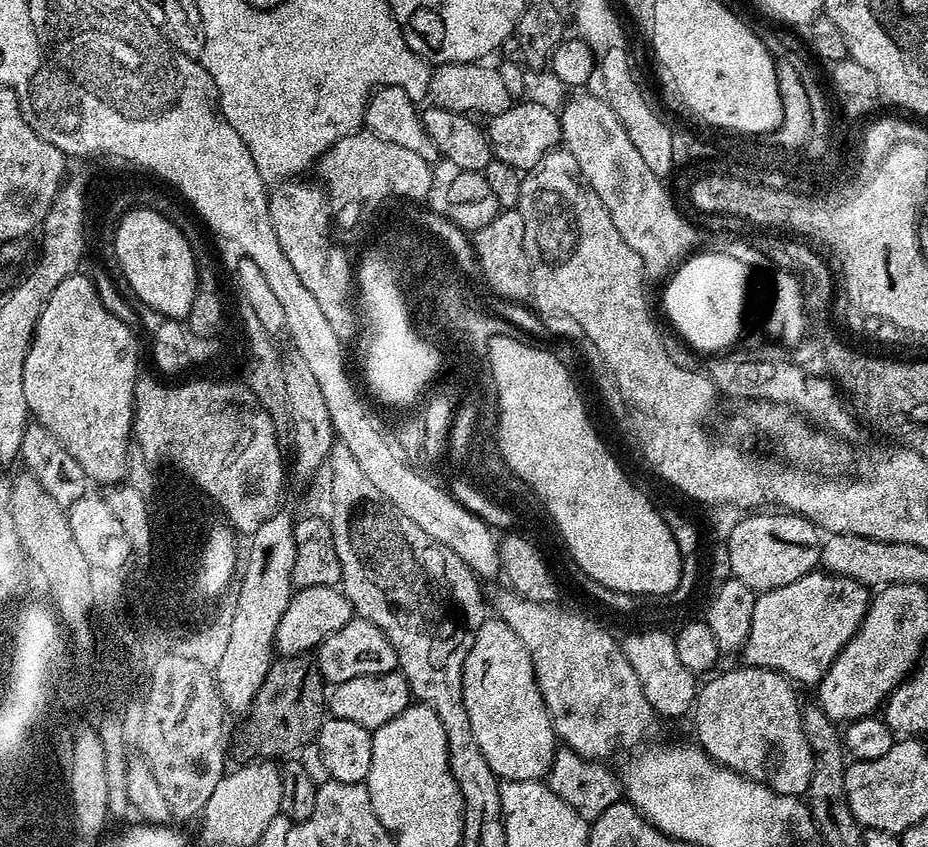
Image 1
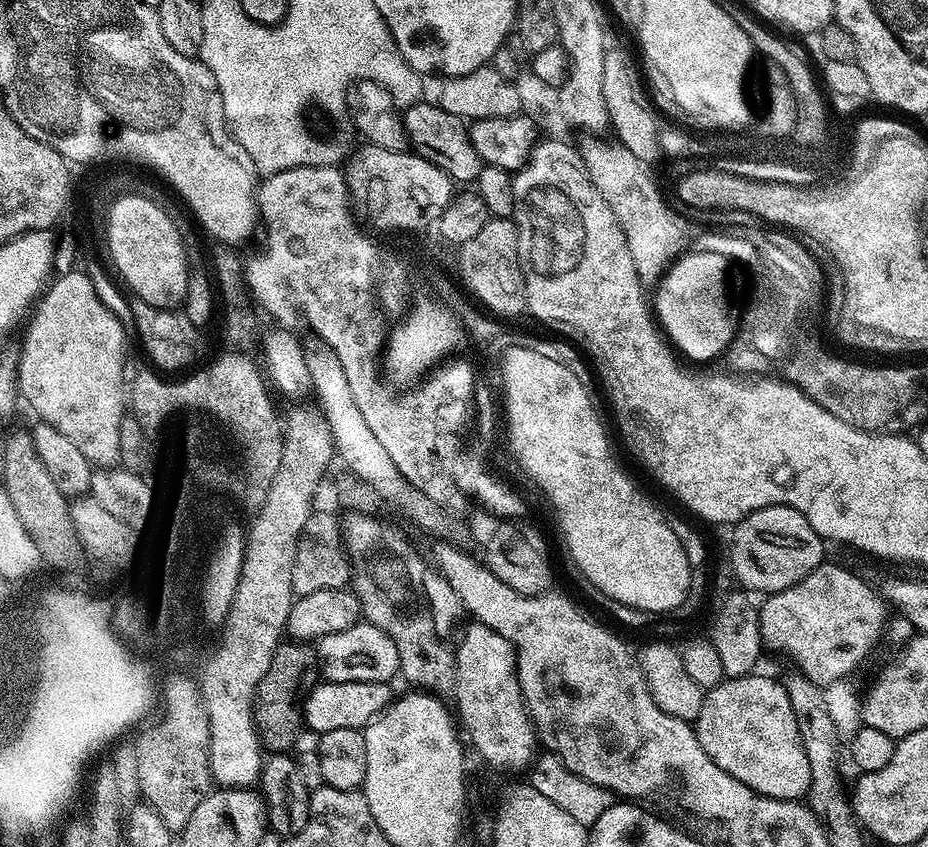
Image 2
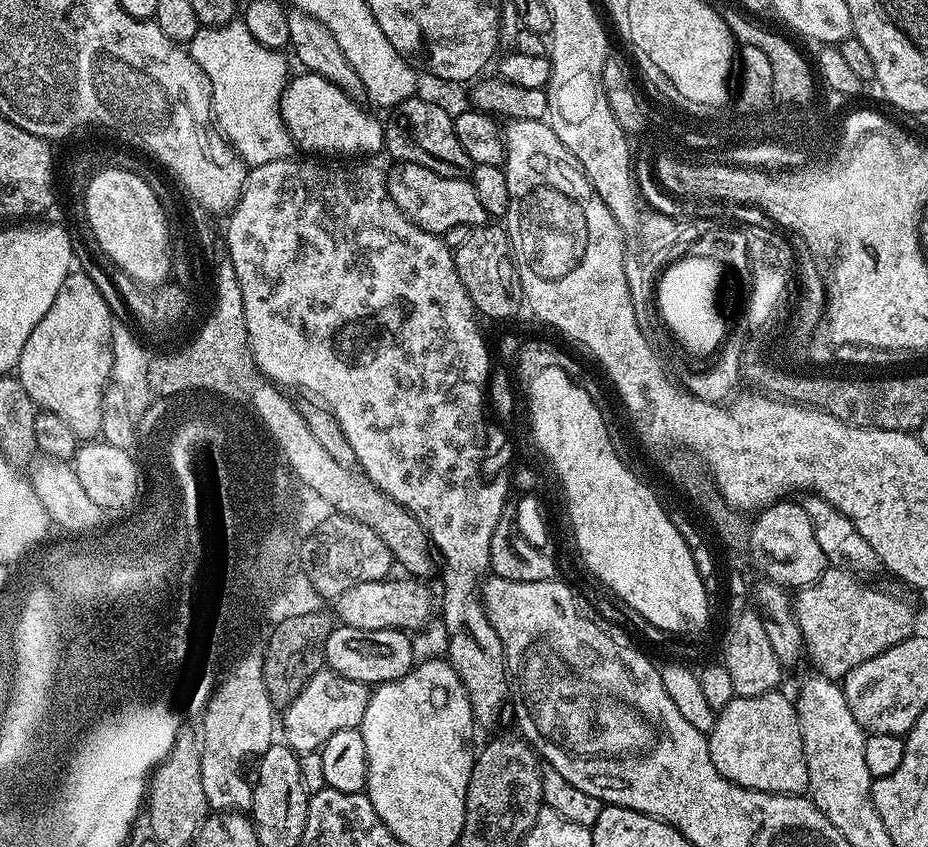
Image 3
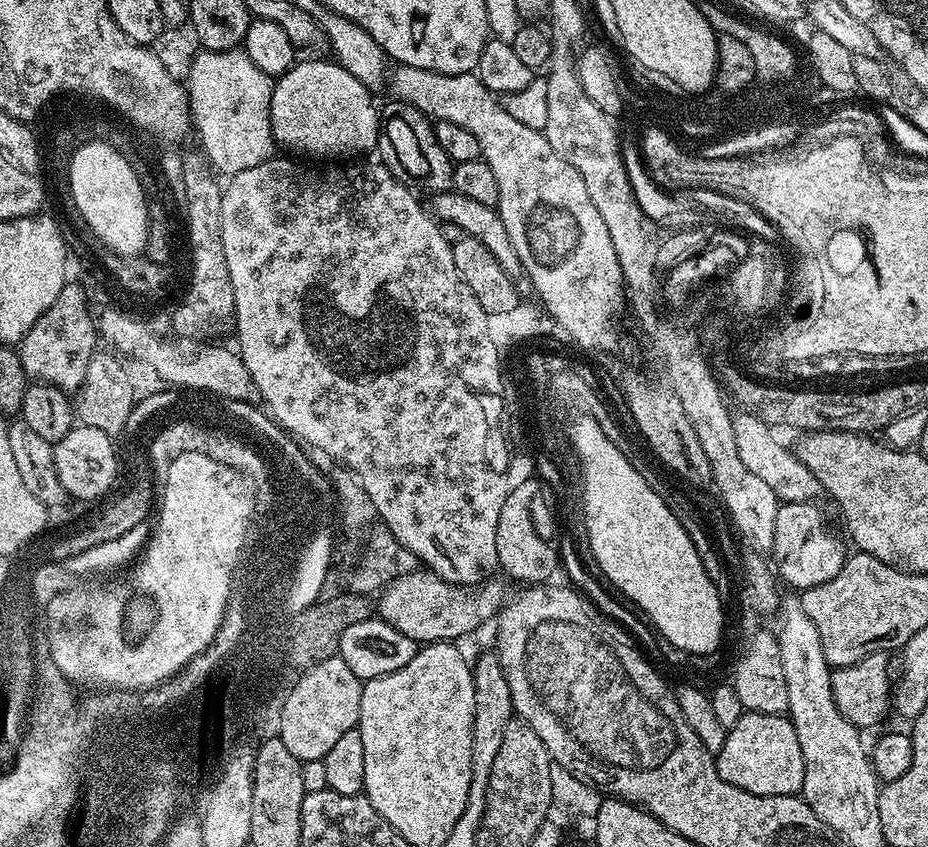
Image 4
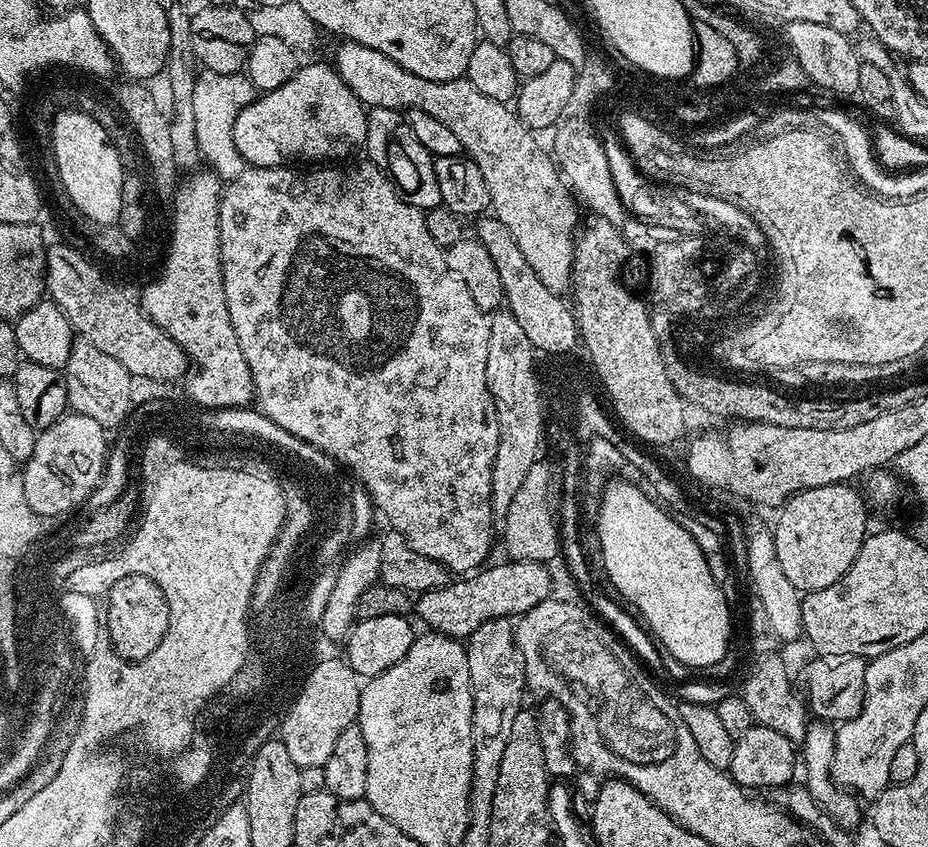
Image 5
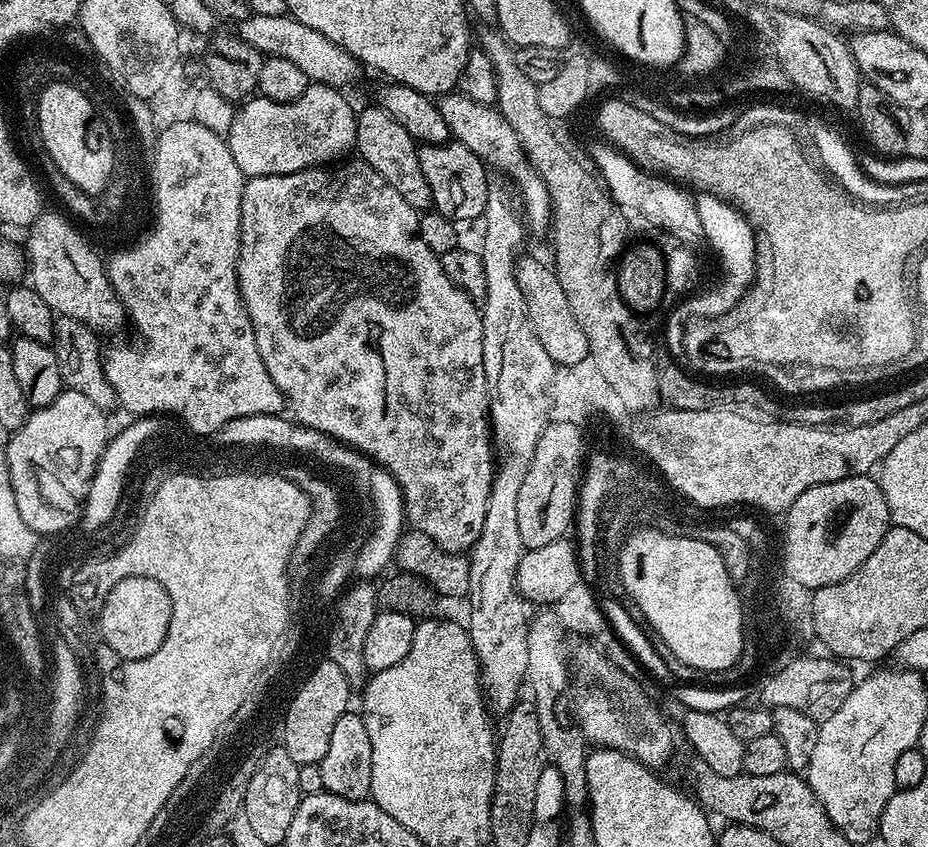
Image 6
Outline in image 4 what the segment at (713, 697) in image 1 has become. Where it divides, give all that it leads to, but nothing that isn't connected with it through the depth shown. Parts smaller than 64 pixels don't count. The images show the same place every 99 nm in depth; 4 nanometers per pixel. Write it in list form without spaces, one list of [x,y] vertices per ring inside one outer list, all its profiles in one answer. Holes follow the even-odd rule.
[[[745,711],[738,722],[728,729],[728,737],[722,751],[715,753],[716,769],[718,774],[730,786],[738,786],[750,794],[759,796],[795,796],[802,790],[802,746],[798,746],[798,734],[794,734],[794,726],[787,715],[775,716],[761,712]]]

